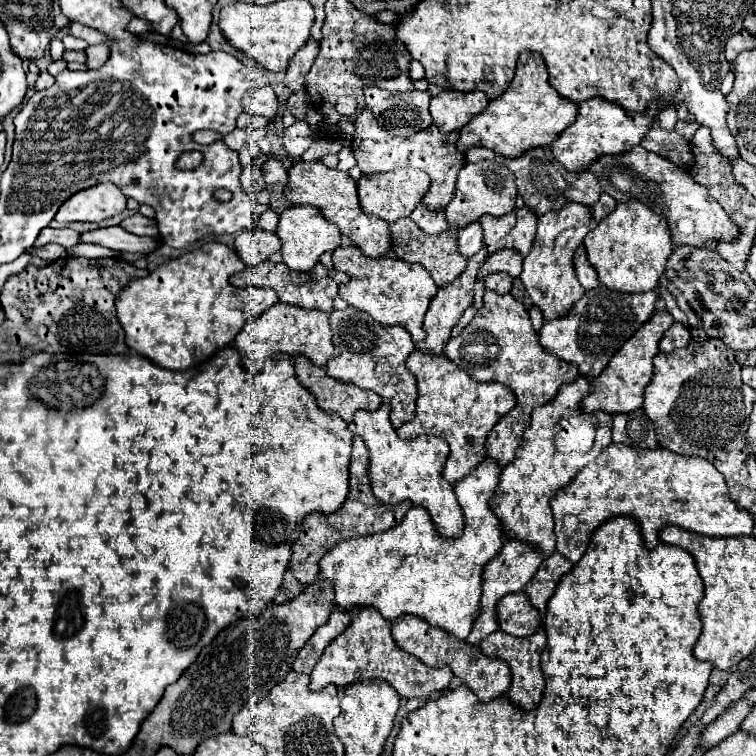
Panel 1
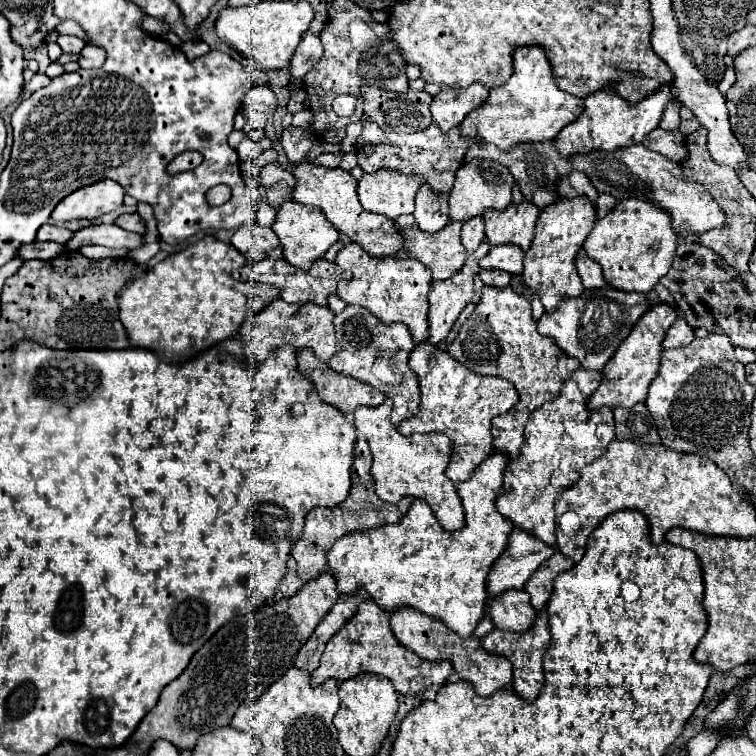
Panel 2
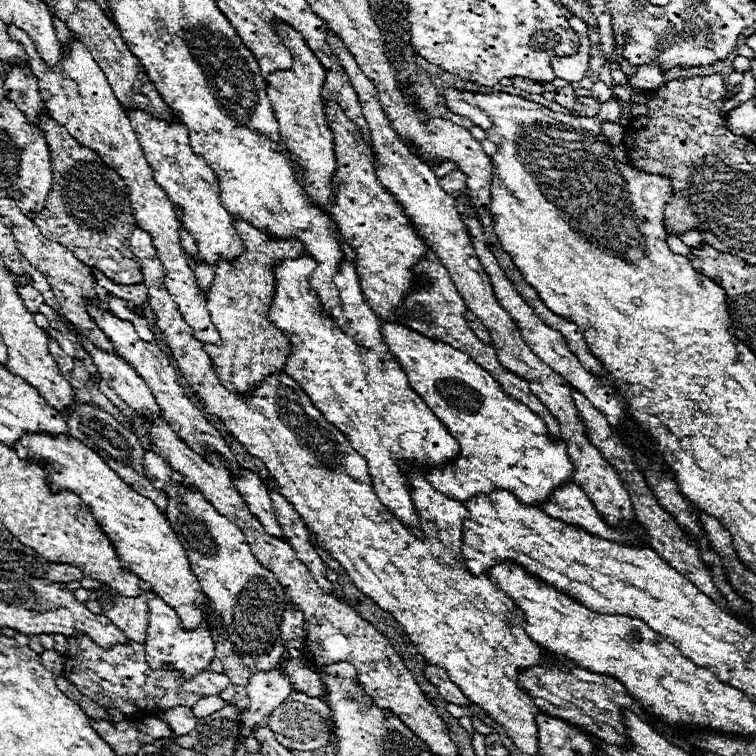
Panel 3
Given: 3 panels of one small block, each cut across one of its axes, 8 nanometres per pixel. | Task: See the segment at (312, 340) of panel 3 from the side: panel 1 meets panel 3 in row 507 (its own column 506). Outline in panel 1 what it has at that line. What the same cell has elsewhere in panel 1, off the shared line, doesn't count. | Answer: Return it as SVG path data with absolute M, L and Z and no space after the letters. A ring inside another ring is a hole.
M414 350L408 356L406 366L418 380L418 402L416 402L418 406L416 418L404 422L396 432L400 438L414 438L420 434L446 438L450 444L450 456L446 460L442 476L450 484L456 484L486 458L488 432L492 430L492 426L498 422L500 416L508 414L514 408L516 396L508 386L500 382L478 382L470 378L444 354L432 356Z

